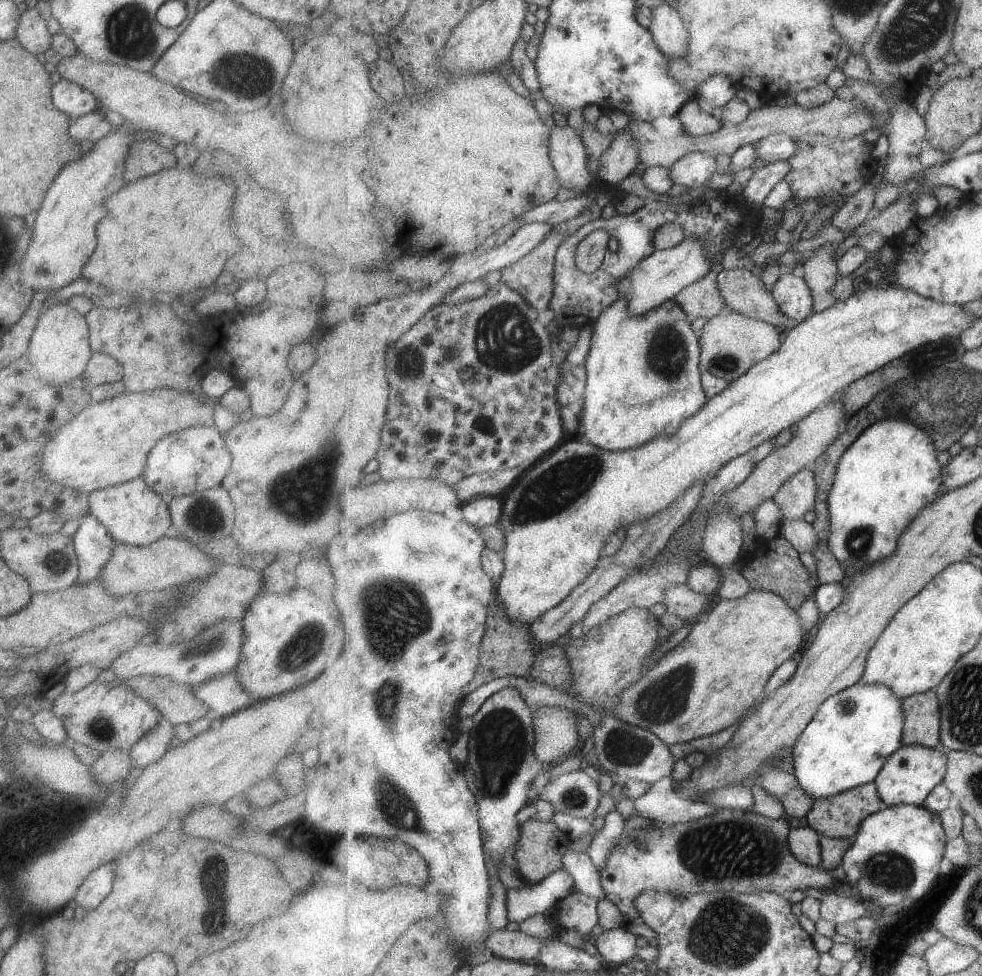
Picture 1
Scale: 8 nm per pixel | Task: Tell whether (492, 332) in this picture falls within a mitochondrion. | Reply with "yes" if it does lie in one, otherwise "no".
yes

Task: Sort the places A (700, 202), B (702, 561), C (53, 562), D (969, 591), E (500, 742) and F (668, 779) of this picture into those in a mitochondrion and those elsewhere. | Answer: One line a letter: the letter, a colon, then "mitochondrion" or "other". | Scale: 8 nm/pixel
A: other
B: other
C: other
D: other
E: mitochondrion
F: other

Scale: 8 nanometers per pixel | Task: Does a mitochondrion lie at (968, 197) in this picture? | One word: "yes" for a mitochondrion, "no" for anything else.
no

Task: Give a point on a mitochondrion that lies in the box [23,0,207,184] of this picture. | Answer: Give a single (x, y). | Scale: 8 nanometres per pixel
(129, 34)

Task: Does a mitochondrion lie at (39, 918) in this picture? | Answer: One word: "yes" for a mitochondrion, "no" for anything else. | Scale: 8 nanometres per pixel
no

